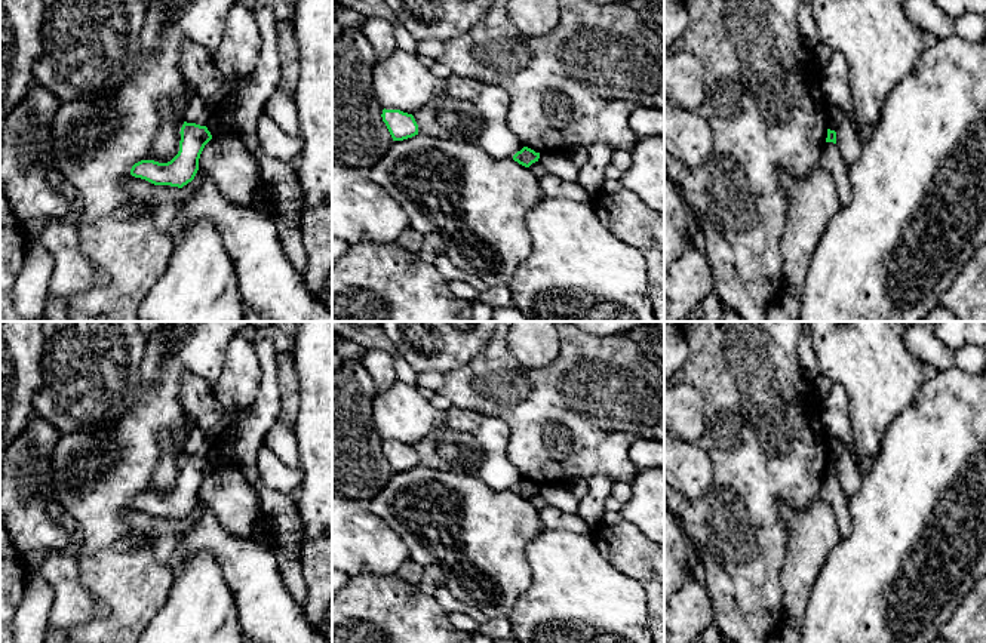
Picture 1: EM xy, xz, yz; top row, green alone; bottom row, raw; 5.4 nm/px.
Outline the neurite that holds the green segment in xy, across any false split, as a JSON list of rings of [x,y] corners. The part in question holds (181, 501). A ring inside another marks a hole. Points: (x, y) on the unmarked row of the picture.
[[[184,453],[179,465],[179,483],[171,493],[141,492],[132,498],[130,507],[154,517],[178,520],[191,514],[199,502],[200,486],[212,467],[206,458],[187,453]]]

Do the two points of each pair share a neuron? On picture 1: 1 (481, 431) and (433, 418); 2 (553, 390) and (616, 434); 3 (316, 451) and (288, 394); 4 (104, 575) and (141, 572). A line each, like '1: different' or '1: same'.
1: different
2: same
3: different
4: same

